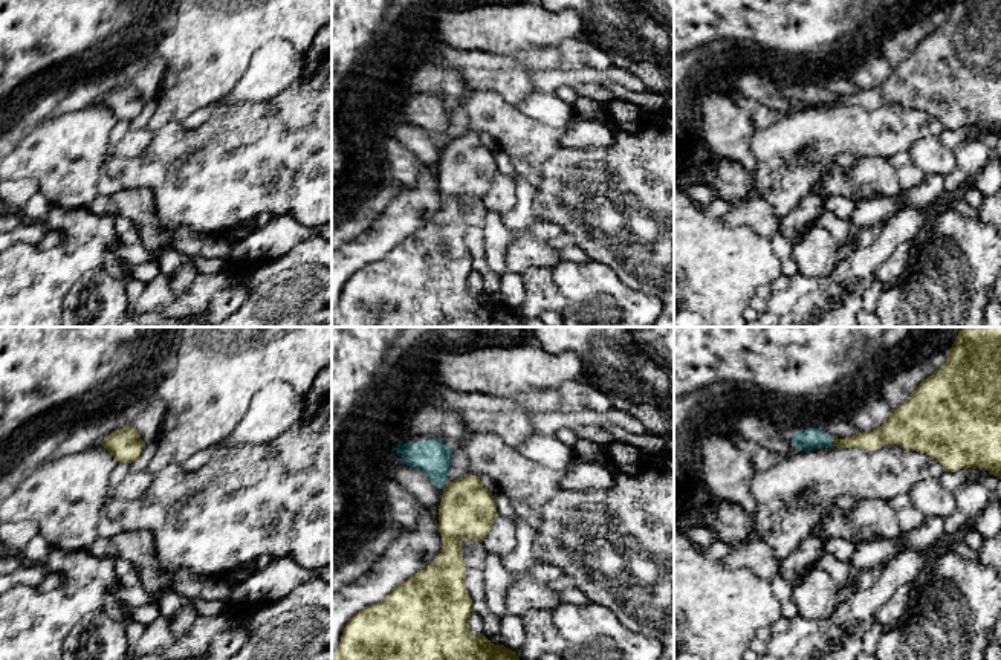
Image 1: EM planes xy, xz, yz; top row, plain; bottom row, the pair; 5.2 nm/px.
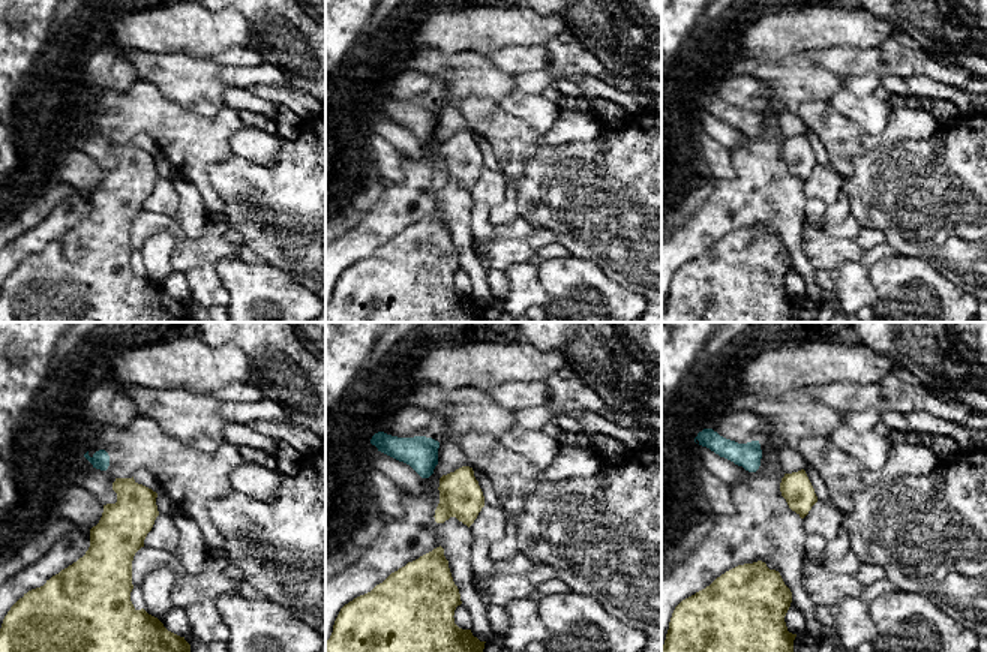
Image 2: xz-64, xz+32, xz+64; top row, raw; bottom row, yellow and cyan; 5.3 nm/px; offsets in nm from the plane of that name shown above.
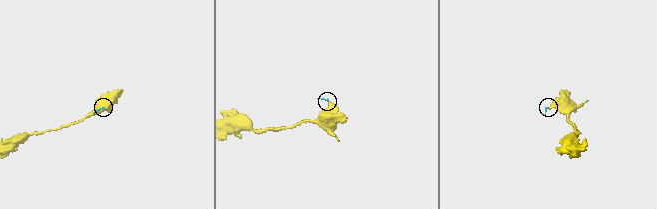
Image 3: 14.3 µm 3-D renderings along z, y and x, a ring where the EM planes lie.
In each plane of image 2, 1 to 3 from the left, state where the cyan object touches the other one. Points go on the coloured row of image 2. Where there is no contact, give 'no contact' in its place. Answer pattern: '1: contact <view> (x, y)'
1: no contact
2: no contact
3: no contact

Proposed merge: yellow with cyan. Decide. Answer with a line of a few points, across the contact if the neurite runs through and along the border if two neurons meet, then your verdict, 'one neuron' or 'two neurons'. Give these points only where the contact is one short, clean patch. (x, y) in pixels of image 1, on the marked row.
xz (448, 482), (442, 488) | two neurons

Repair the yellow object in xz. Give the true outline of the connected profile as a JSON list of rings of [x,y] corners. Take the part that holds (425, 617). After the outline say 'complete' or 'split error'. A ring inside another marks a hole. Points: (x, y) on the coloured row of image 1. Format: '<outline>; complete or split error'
[[[465,475],[448,481],[439,506],[440,553],[381,602],[355,614],[332,660],[520,660],[515,651],[494,645],[483,634],[472,634],[468,625],[474,610],[465,584],[462,542],[483,542],[497,515],[492,492],[481,484],[480,477]]]; complete

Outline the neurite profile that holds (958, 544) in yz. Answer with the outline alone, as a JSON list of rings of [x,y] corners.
[[[963,533],[961,535],[957,535],[957,536],[952,536],[949,539],[946,539],[952,547],[954,550],[963,556],[963,558],[967,558],[967,559],[972,559],[972,561],[977,561],[978,559],[978,552],[972,550],[963,539]]]

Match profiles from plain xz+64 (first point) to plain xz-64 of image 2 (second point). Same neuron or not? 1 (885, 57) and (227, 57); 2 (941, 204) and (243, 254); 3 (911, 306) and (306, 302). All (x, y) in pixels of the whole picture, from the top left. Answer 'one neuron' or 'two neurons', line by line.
1: one neuron
2: two neurons
3: one neuron

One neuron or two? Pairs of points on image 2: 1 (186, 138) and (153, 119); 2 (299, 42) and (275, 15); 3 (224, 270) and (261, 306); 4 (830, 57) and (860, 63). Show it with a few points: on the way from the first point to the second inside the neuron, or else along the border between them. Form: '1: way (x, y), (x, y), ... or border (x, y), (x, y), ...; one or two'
1: way (179, 132), (161, 119); one
2: way (293, 36), (279, 21); one
3: way (233, 278), (252, 297); one
4: way (837, 60), (852, 62); one

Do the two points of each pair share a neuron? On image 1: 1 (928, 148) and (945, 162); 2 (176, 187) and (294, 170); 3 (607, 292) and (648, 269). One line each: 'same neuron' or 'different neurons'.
1: same neuron
2: same neuron
3: different neurons

